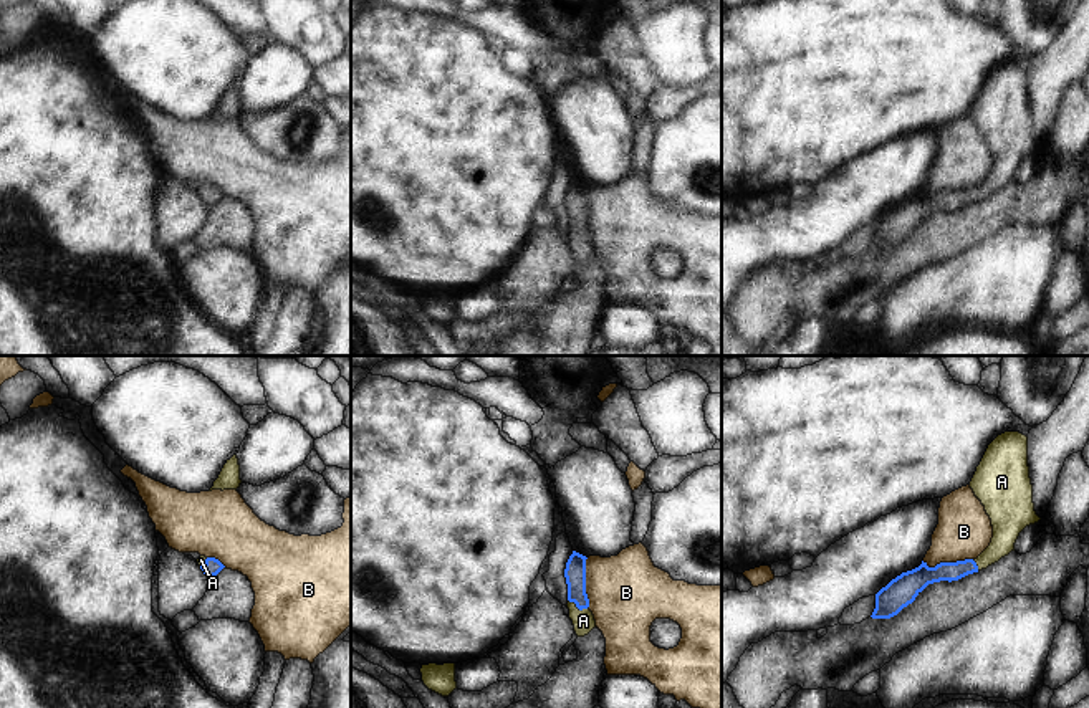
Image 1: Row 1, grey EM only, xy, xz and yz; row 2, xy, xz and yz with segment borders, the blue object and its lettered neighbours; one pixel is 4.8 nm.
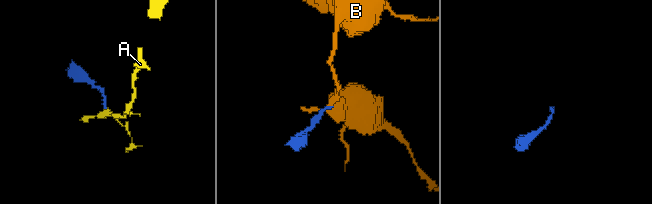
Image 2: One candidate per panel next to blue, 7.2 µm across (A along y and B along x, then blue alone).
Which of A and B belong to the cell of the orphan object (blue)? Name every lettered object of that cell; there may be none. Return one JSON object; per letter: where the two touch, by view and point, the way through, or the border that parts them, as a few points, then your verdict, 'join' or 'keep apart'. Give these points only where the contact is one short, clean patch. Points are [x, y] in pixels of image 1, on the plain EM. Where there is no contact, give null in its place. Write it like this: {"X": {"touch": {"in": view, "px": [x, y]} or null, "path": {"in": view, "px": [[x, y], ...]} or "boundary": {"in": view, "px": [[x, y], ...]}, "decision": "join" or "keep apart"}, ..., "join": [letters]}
{"A": {"touch": {"in": "xz", "px": [578, 237]}, "path": {"in": "xz", "px": [[575, 202], [578, 237], [583, 250]]}, "decision": "join"}, "B": {"touch": {"in": "yz", "px": [947, 192]}, "boundary": {"in": "yz", "px": [[972, 187], [937, 192], [934, 196], [927, 196], [922, 191]]}, "decision": "keep apart"}, "join": ["A"]}

